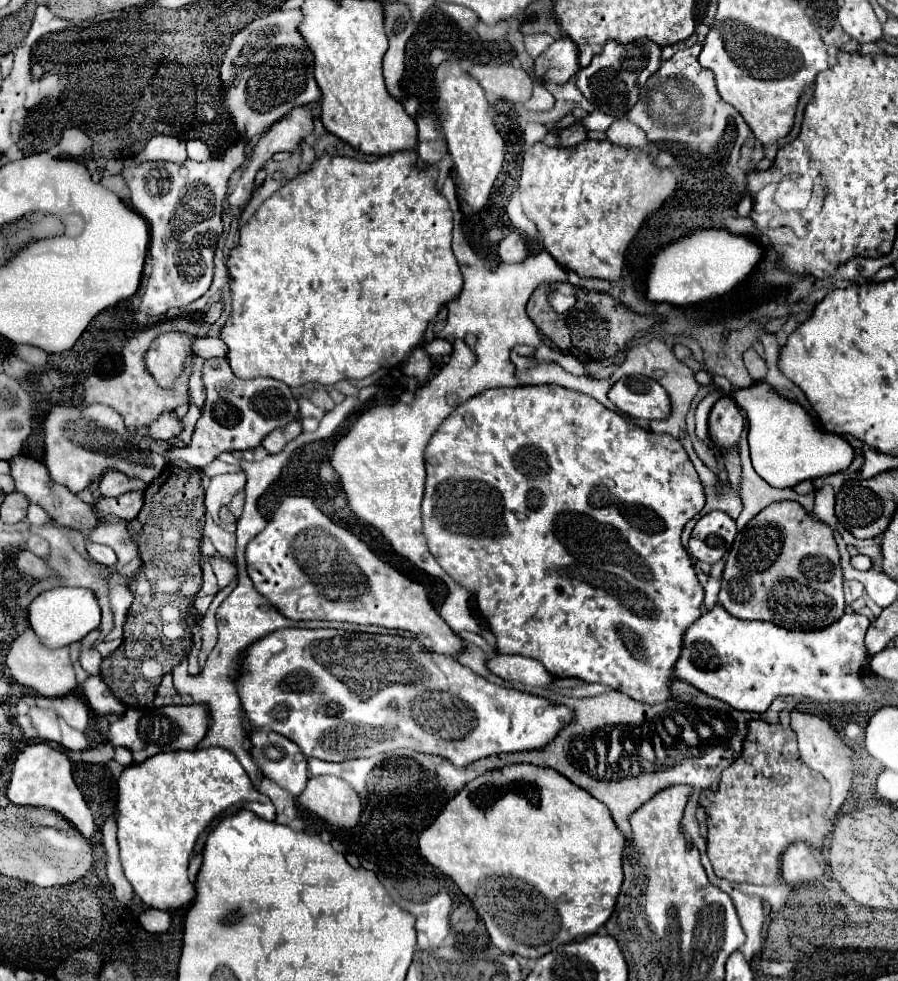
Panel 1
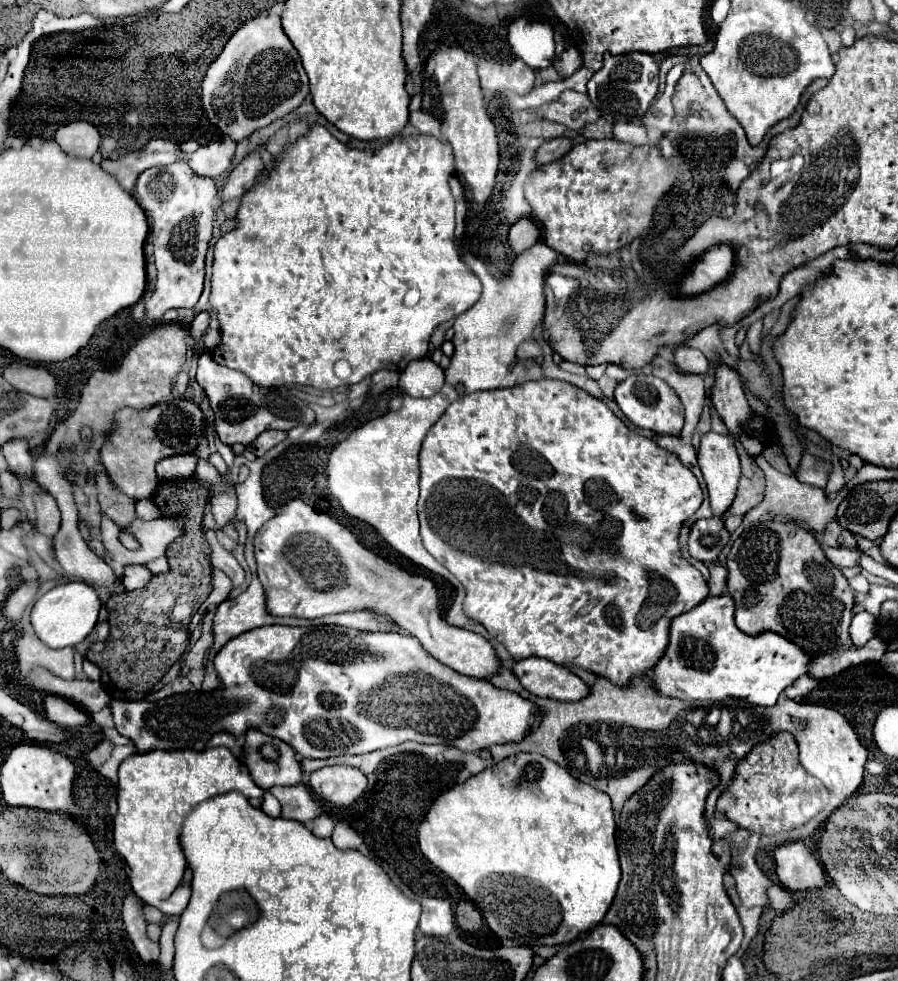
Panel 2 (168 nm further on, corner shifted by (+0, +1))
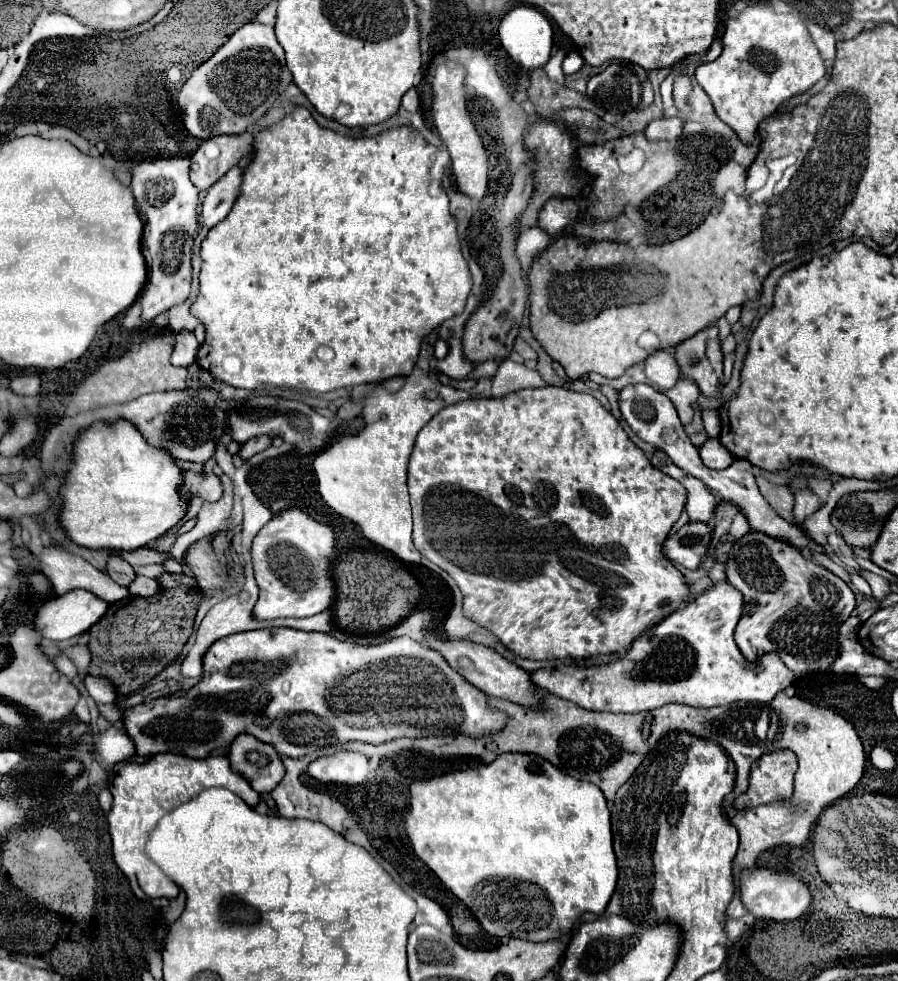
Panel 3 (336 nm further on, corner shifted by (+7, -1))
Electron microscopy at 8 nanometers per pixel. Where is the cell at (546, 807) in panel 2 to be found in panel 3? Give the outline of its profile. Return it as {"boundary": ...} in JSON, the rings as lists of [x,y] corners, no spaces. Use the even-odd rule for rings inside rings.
{"boundary":[[[500,754],[492,764],[484,764],[480,768],[468,768],[458,770],[442,776],[434,776],[428,780],[414,780],[410,784],[410,806],[404,812],[404,828],[412,842],[412,848],[416,856],[444,882],[444,886],[458,896],[478,918],[482,928],[490,932],[492,936],[506,936],[506,938],[524,938],[532,942],[546,942],[556,940],[570,932],[580,914],[594,912],[604,914],[614,888],[618,880],[618,866],[616,866],[616,854],[612,848],[612,826],[610,826],[610,810],[606,804],[606,798],[602,790],[586,780],[572,778],[564,772],[560,772],[556,766],[552,766],[548,760],[540,758],[538,754]]]}

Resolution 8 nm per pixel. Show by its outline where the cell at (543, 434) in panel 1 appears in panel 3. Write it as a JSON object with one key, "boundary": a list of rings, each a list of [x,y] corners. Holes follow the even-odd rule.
{"boundary":[[[546,386],[546,388],[524,388],[524,390],[516,390],[510,392],[502,398],[480,398],[480,400],[466,400],[466,402],[458,402],[452,406],[442,408],[420,432],[416,438],[416,446],[414,452],[410,456],[410,464],[408,464],[408,490],[410,490],[410,502],[412,502],[412,512],[414,512],[414,546],[436,566],[440,566],[442,570],[446,570],[456,584],[460,586],[462,594],[464,594],[464,614],[474,620],[476,624],[480,624],[482,628],[490,630],[492,634],[496,634],[506,648],[510,648],[512,652],[516,652],[520,658],[528,658],[528,660],[554,660],[554,658],[590,658],[590,656],[598,656],[598,654],[612,654],[612,652],[624,652],[630,648],[630,644],[642,634],[646,632],[650,626],[658,624],[660,620],[664,620],[668,614],[672,614],[674,610],[678,610],[690,596],[688,592],[688,584],[684,580],[684,576],[672,566],[672,562],[668,562],[662,556],[662,542],[666,540],[670,528],[676,524],[676,520],[680,518],[682,510],[684,510],[684,502],[686,502],[686,490],[684,486],[680,486],[680,482],[676,482],[672,476],[656,470],[648,458],[644,456],[644,452],[628,438],[628,434],[622,430],[622,426],[618,424],[618,420],[590,394],[580,394],[580,392],[572,392],[568,388],[560,388],[560,386]],[[522,506],[528,510],[528,516],[522,516]],[[584,610],[594,610],[592,614],[584,614]]]}

